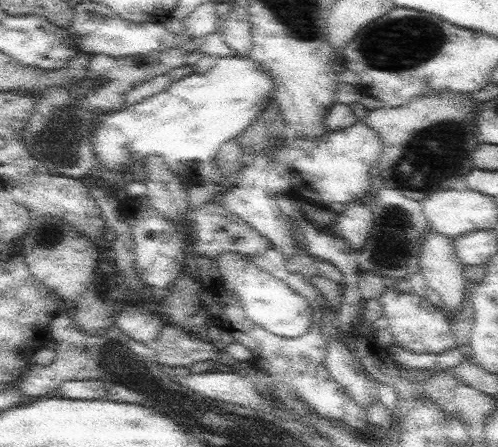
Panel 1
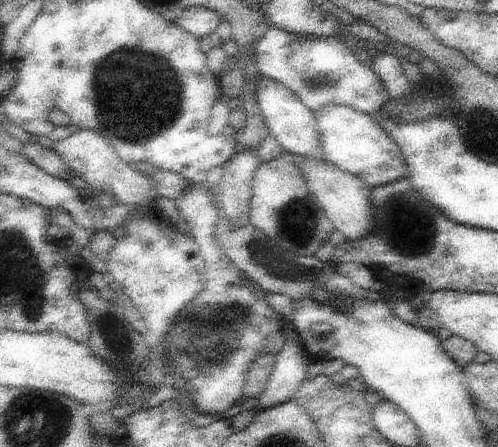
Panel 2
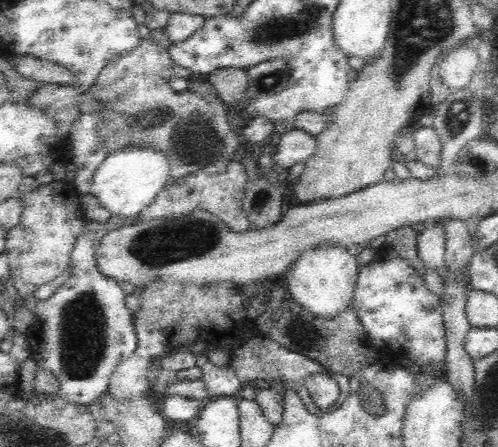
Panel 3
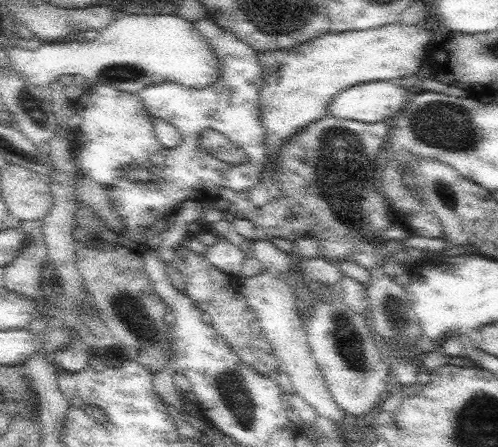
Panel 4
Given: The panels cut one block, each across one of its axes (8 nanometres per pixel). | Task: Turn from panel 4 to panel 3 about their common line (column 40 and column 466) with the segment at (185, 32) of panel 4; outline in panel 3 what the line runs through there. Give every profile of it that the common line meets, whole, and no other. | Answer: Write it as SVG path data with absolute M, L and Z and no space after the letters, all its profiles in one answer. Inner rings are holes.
M462 44L456 50L452 50L446 58L442 58L438 76L442 78L442 84L450 90L462 90L472 86L472 76L480 70L480 58L478 48L472 48L472 44Z

